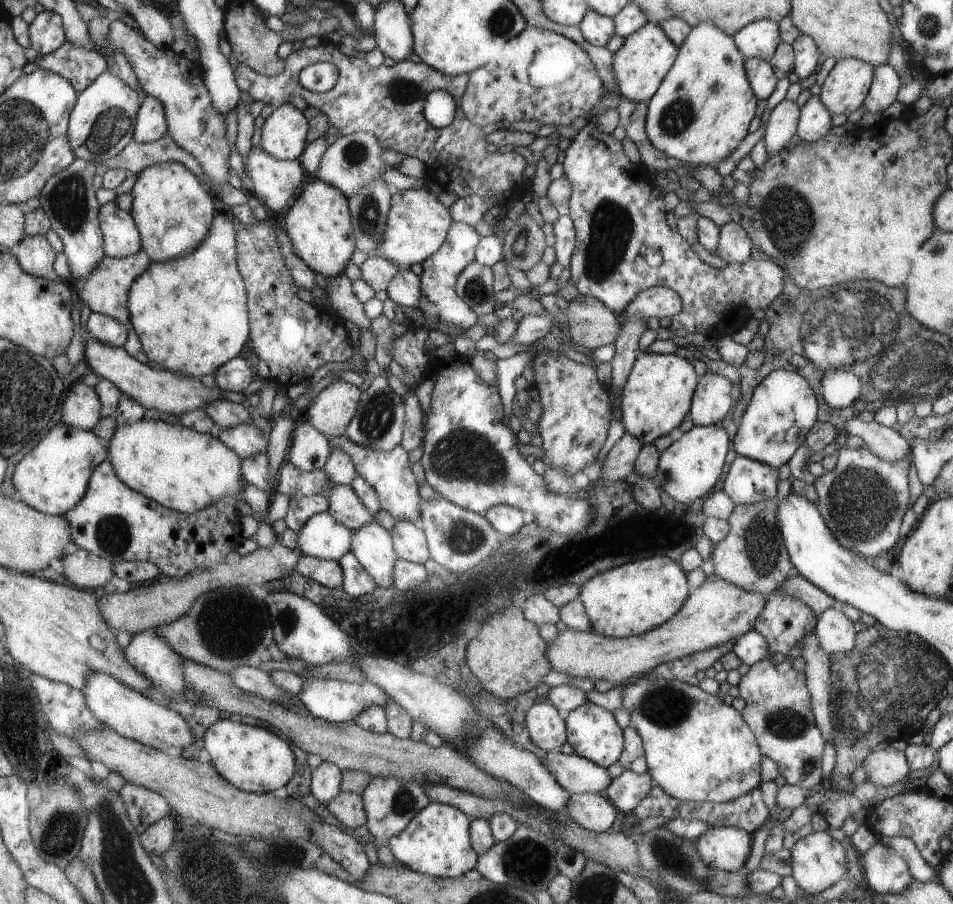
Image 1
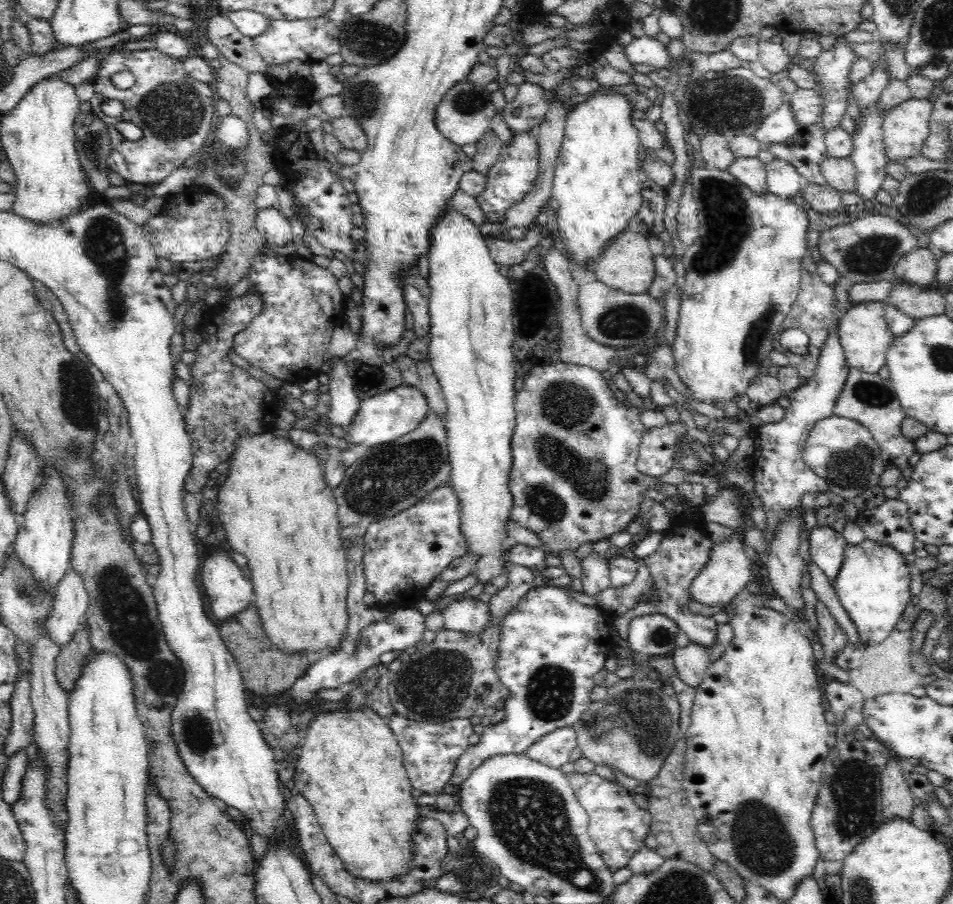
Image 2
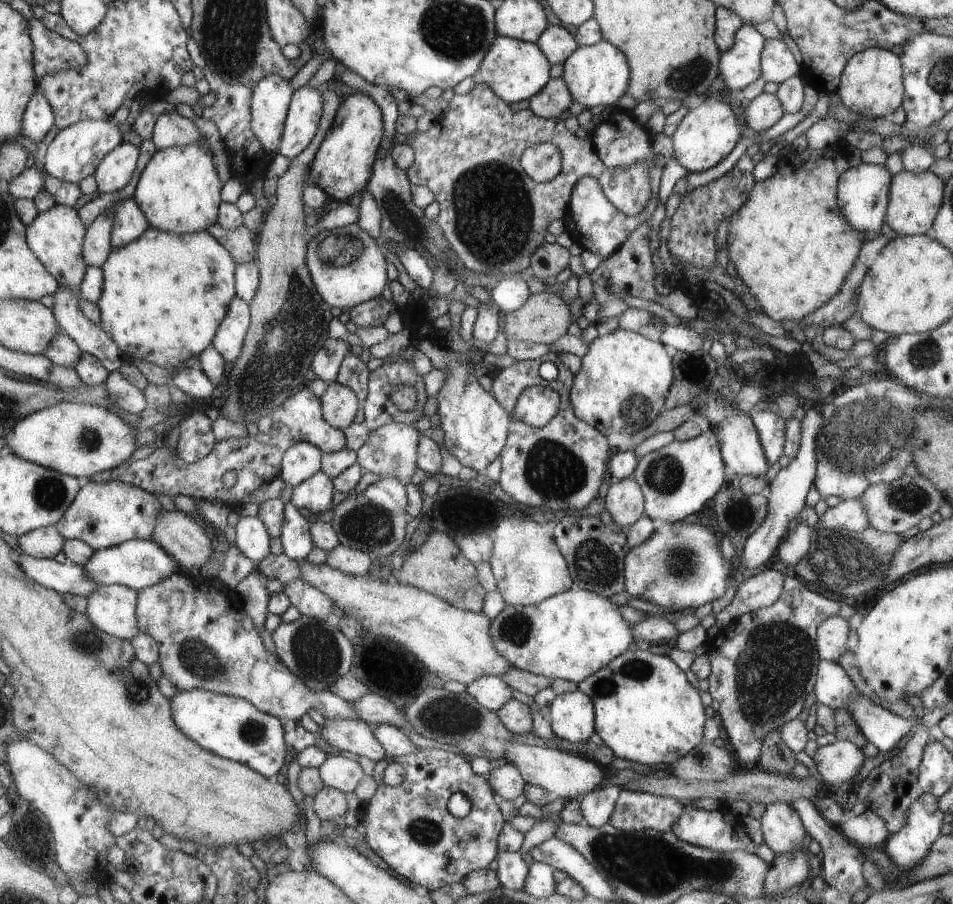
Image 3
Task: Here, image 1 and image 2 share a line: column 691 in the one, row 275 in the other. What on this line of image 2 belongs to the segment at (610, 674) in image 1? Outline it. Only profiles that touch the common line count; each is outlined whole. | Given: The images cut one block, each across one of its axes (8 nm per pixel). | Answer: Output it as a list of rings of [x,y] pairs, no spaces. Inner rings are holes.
[[[630,230],[625,231],[607,248],[604,256],[591,264],[591,272],[596,281],[626,294],[646,294],[655,276],[654,255],[647,241],[642,234],[635,234]]]

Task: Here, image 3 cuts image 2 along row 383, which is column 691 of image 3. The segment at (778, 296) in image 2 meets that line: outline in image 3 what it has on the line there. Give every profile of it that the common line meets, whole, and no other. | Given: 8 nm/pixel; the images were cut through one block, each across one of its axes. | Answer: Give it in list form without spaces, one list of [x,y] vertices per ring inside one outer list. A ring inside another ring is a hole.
[[[640,649],[626,650],[604,668],[579,682],[578,686],[593,700],[597,733],[602,738],[604,746],[620,758],[647,766],[666,764],[668,768],[704,741],[706,708],[700,700],[700,692],[688,682],[684,671],[668,656],[659,656]]]

